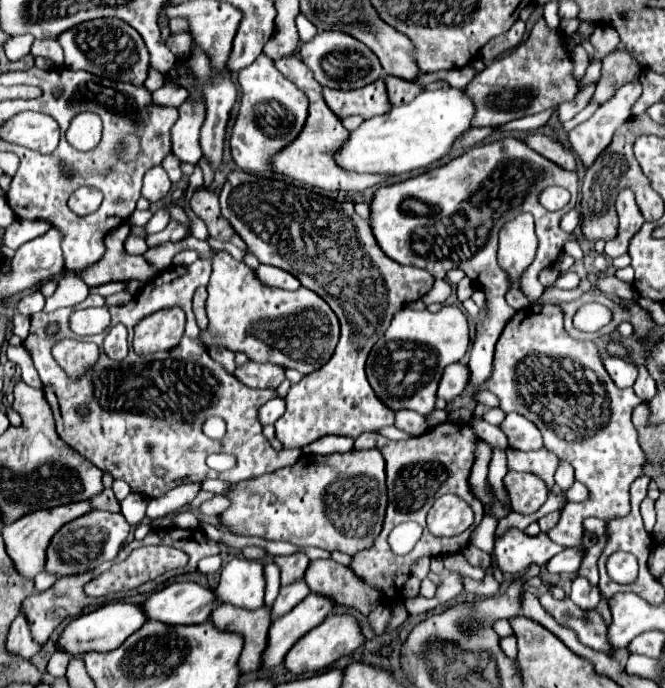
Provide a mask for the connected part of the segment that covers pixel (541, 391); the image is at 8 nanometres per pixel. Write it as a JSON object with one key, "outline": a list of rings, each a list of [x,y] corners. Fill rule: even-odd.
{"outline":[[[532,304],[526,310],[518,310],[510,318],[510,322],[504,326],[496,342],[494,372],[490,380],[482,386],[482,390],[490,390],[492,394],[496,394],[500,400],[500,408],[506,414],[518,412],[530,422],[534,422],[542,432],[544,446],[550,452],[554,452],[560,460],[572,464],[576,480],[588,486],[590,490],[590,498],[586,502],[566,504],[560,522],[548,532],[550,540],[566,548],[582,546],[584,532],[580,532],[580,528],[584,518],[596,516],[602,520],[610,520],[626,516],[630,512],[628,488],[638,476],[642,476],[642,464],[644,464],[644,452],[638,446],[638,432],[634,430],[630,416],[632,410],[638,404],[642,404],[642,400],[636,396],[634,388],[620,390],[612,382],[594,342],[578,342],[566,334],[562,326],[562,310],[558,306]]]}

